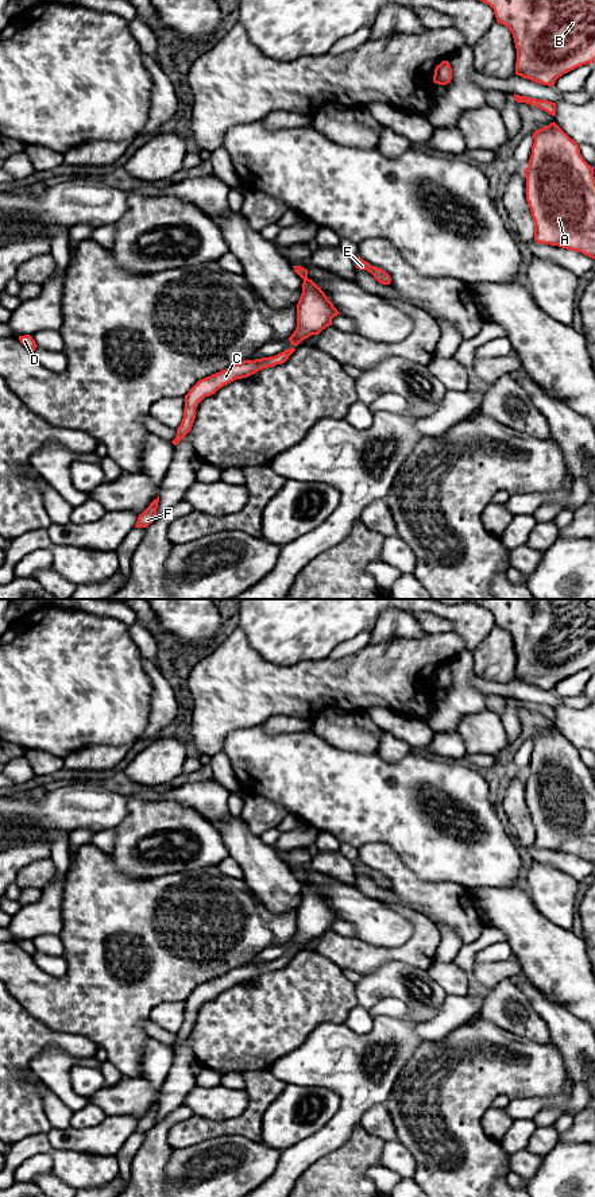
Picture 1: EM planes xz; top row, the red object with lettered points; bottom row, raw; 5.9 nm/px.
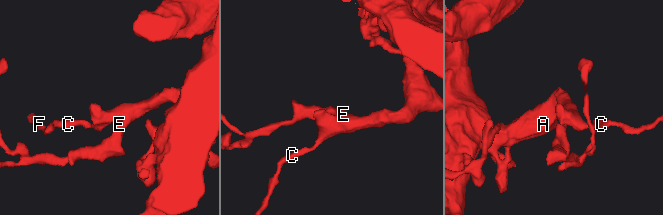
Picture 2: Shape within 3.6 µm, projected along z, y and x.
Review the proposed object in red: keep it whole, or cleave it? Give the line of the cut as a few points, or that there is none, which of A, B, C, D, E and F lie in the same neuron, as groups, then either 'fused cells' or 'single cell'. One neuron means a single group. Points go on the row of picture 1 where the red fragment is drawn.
cut none; groups A B C D E F; single cell

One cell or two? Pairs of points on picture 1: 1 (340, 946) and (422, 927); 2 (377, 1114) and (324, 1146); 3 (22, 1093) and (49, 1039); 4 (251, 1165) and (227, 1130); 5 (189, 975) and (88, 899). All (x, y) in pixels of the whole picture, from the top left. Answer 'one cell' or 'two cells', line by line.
1: one cell
2: two cells
3: one cell
4: two cells
5: one cell

